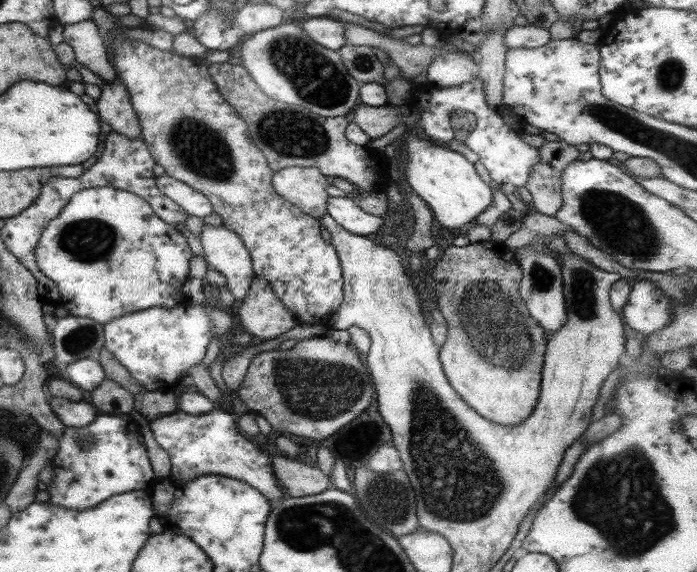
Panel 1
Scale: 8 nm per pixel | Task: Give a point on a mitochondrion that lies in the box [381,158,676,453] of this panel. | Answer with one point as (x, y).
(502, 330)

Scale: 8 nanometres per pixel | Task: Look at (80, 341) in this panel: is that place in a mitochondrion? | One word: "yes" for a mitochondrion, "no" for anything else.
yes

